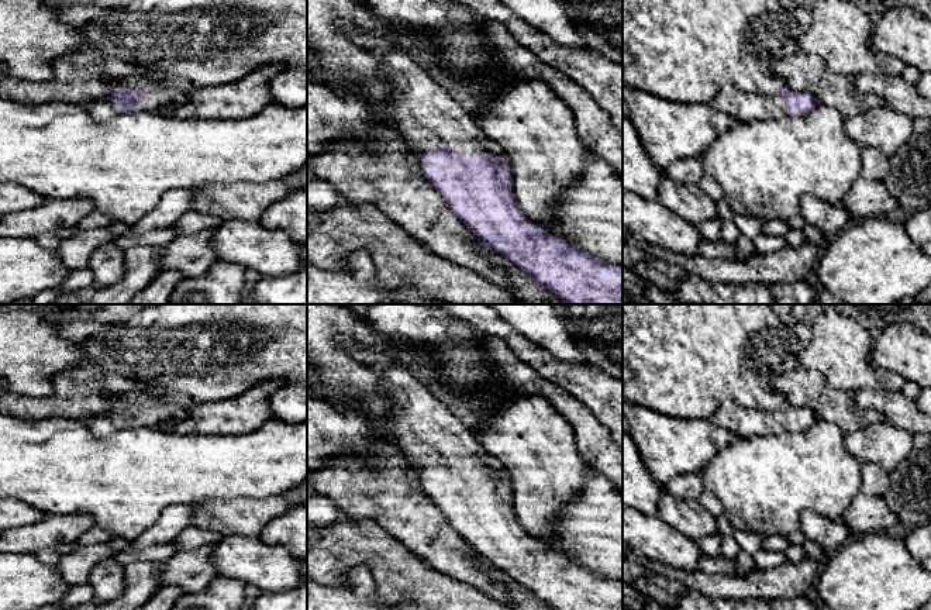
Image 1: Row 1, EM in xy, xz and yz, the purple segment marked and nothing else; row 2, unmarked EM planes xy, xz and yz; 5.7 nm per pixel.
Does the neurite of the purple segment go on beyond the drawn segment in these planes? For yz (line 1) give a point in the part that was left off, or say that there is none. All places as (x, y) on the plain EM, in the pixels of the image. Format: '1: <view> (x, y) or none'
1: yz (745, 423)

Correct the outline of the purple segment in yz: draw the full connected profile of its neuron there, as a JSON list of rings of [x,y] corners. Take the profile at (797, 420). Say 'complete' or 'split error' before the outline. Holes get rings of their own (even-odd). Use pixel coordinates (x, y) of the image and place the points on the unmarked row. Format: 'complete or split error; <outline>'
split error; [[[734,402],[723,403],[710,421],[742,440],[779,435],[786,431],[801,432],[820,417],[811,409],[793,409],[785,403],[772,410],[749,409]]]

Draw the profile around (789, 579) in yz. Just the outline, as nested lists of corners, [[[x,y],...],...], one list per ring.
[[[630,549],[627,561],[645,566],[649,572],[675,580],[689,590],[696,590],[711,599],[777,599],[797,597],[813,587],[818,566],[817,561],[804,558],[799,564],[790,561],[770,569],[755,568],[748,575],[707,575],[685,572],[648,559],[638,551]]]

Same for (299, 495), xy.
[[[307,480],[304,483],[301,483],[299,487],[290,489],[290,490],[282,493],[280,496],[283,496],[294,503],[307,503]]]

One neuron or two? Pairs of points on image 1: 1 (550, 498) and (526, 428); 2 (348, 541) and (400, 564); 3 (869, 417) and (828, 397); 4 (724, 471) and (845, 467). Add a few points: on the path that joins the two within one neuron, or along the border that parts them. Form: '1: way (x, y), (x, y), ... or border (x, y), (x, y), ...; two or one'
1: way (544, 481), (544, 468), (531, 445); one
2: way (361, 541), (371, 544), (388, 559); one
3: way (859, 417), (850, 417), (838, 406); one
4: way (754, 471), (816, 471); one

